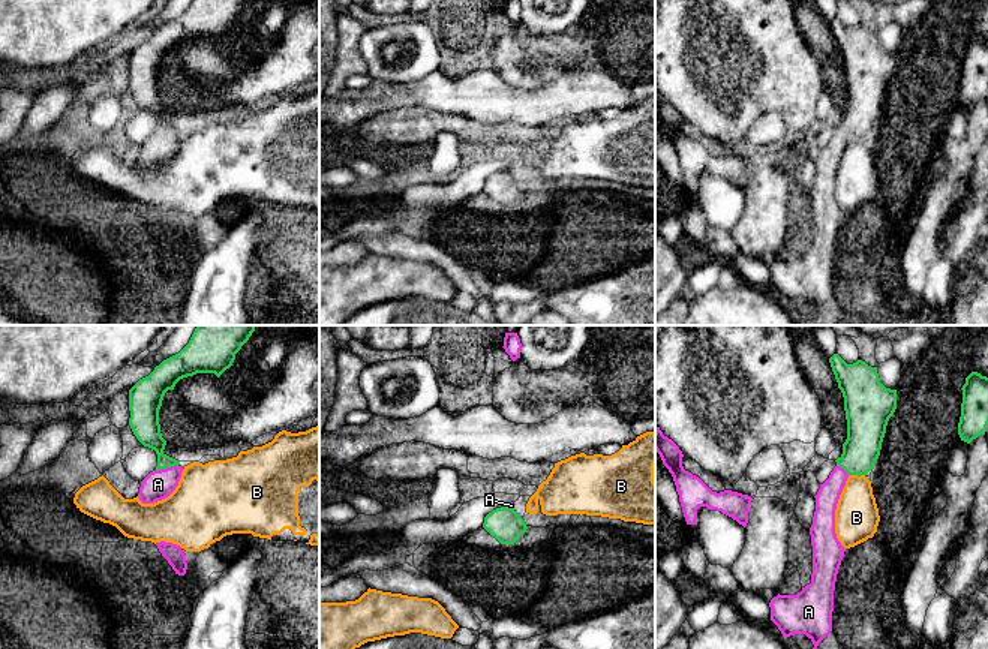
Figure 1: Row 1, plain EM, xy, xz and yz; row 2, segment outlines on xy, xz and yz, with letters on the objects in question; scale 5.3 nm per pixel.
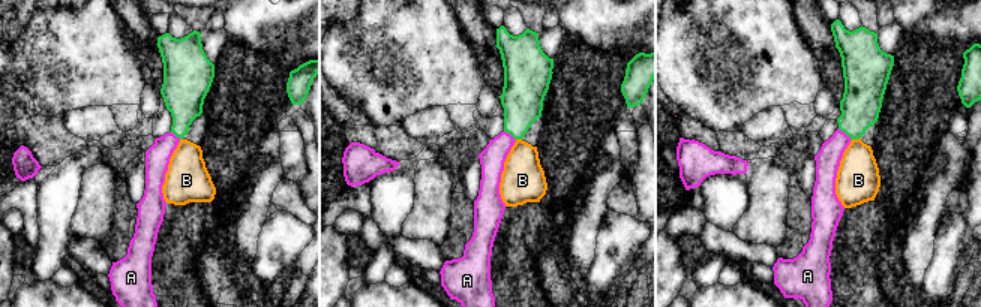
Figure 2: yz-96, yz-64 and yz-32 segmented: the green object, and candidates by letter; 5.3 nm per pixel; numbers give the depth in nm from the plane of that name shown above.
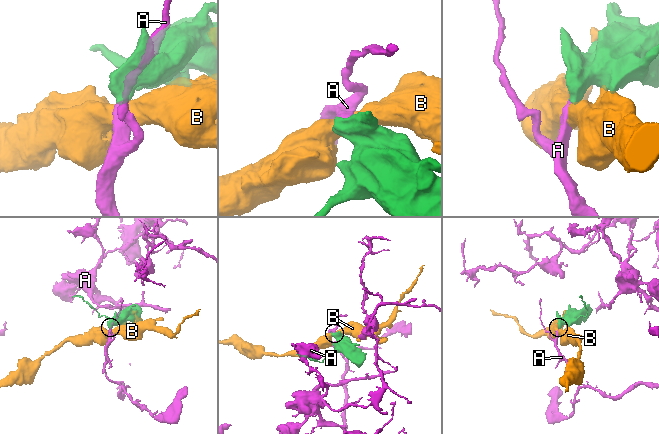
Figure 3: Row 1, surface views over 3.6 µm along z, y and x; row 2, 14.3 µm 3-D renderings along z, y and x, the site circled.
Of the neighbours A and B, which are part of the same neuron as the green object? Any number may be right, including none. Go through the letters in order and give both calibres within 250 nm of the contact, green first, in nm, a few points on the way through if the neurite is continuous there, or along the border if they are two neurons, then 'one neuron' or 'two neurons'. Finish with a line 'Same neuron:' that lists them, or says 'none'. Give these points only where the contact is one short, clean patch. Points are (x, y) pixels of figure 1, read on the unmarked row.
A: 150 nm thick on the green side, 160 nm on the other; runs through xy (146, 90), (167, 131), (167, 140), (158, 149); one neuron
B: 200 nm thick on the green side, 240 nm on the other; border along yz (849, 138), (864, 140); two neurons
Same neuron: A

